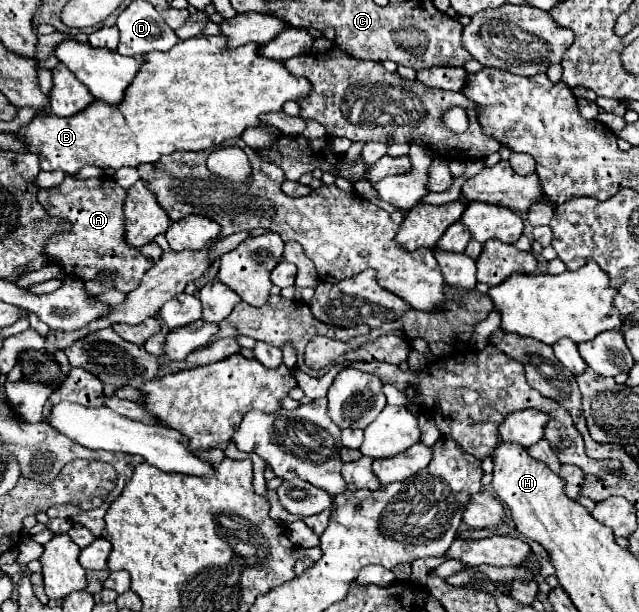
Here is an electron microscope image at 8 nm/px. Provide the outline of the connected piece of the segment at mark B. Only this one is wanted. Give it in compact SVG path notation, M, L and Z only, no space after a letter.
M192 37L178 41L166 53L152 51L142 57L144 65L124 91L124 101L120 101L120 105L104 105L104 101L94 99L84 113L72 117L56 117L54 113L36 115L18 131L18 137L30 153L38 155L40 171L60 169L66 175L78 173L84 165L96 165L100 169L138 167L140 163L154 163L162 155L174 151L204 151L216 147L230 137L240 137L246 127L258 125L260 113L280 111L286 101L296 101L312 89L306 79L290 75L280 61L260 57L258 49L260 45L228 49L226 37Z

